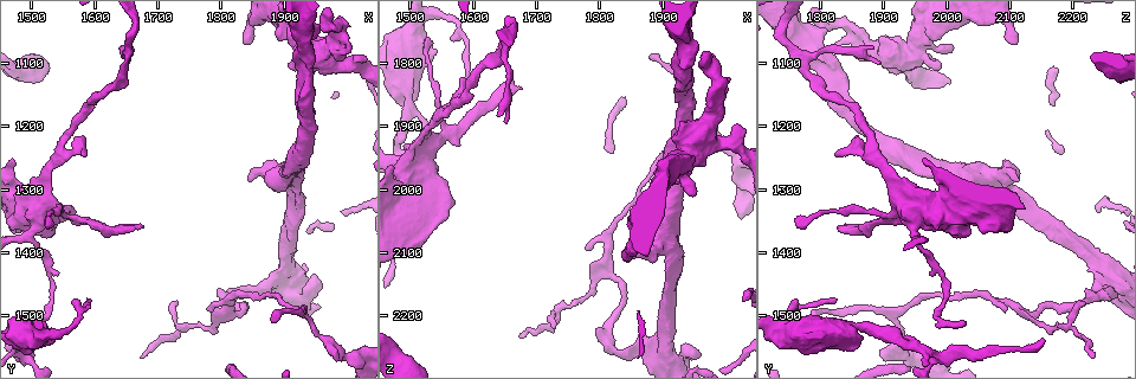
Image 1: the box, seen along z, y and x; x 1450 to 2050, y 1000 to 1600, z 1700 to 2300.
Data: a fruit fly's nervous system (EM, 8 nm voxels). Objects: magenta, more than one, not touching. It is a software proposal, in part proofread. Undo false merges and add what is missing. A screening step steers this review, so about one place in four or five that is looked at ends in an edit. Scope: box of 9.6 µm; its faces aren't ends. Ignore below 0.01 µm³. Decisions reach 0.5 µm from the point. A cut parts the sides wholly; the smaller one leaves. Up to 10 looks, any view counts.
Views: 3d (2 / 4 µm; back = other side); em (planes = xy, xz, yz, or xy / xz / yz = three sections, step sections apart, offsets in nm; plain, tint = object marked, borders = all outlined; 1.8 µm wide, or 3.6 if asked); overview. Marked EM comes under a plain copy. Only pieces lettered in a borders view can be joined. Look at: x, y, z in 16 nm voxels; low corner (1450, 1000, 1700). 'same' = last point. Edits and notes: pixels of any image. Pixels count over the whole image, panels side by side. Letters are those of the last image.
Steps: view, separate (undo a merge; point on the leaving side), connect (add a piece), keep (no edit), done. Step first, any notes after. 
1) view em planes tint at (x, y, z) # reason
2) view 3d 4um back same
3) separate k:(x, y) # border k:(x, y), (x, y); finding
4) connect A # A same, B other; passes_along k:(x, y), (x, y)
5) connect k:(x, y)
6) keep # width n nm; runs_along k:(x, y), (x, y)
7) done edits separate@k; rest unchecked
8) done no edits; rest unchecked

view em xy step 4 borders at (1840, 1070, 2110) # free end

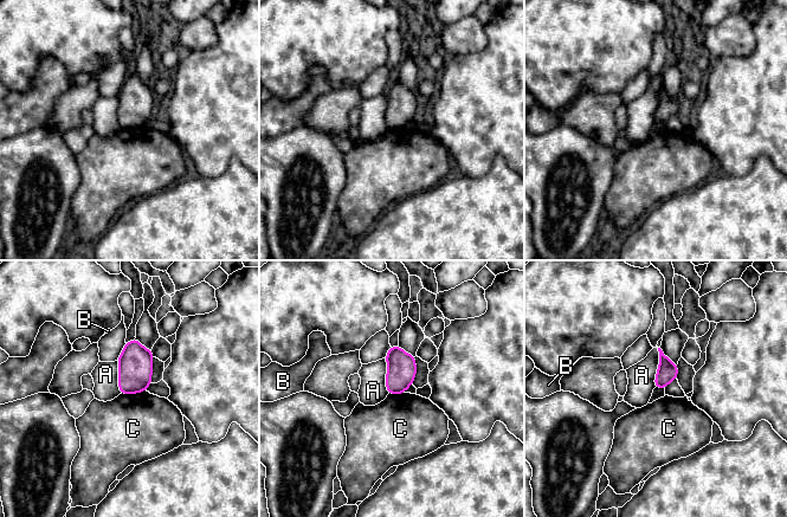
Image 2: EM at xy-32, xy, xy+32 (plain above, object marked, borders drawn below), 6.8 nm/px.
view em xz step 4 borders same # cut it another way

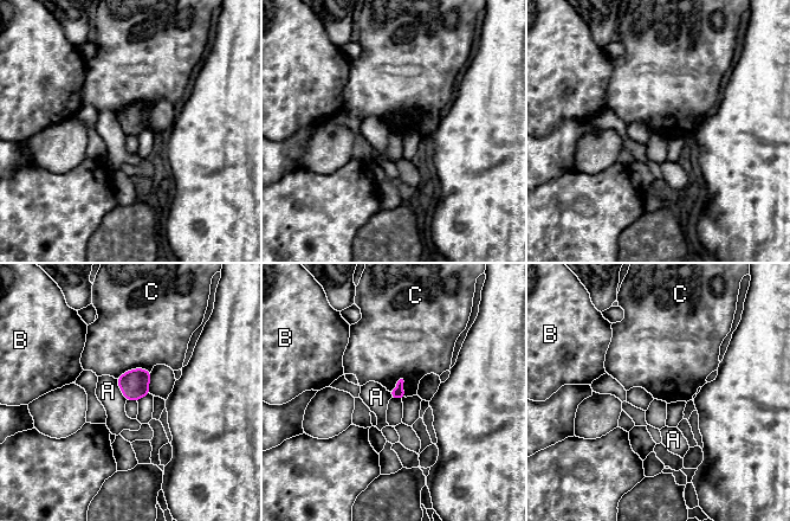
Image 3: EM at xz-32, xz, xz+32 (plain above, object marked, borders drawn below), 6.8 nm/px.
keep # A other, B other, C other; border 3:(400, 378), (406, 397); none of them fits

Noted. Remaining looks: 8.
view em 3.6um yz step 4 tint at (1675, 1355, 1835) # an open end

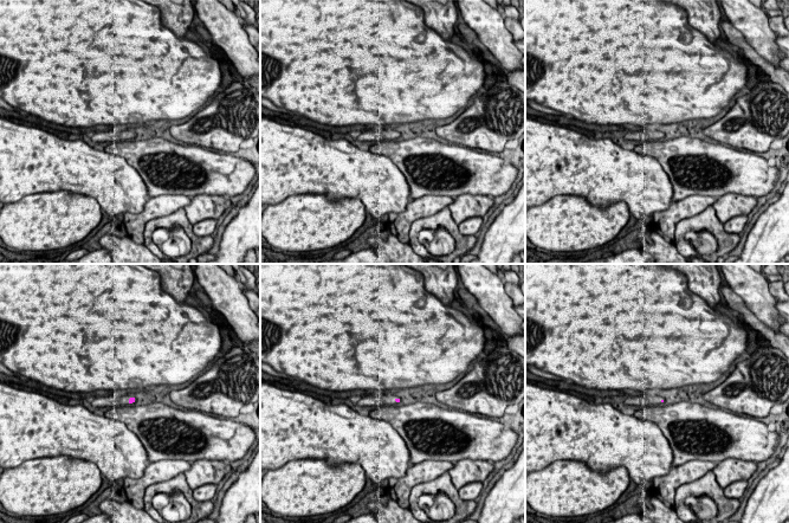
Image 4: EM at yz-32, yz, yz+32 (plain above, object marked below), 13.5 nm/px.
view em 3.6um planes borders same

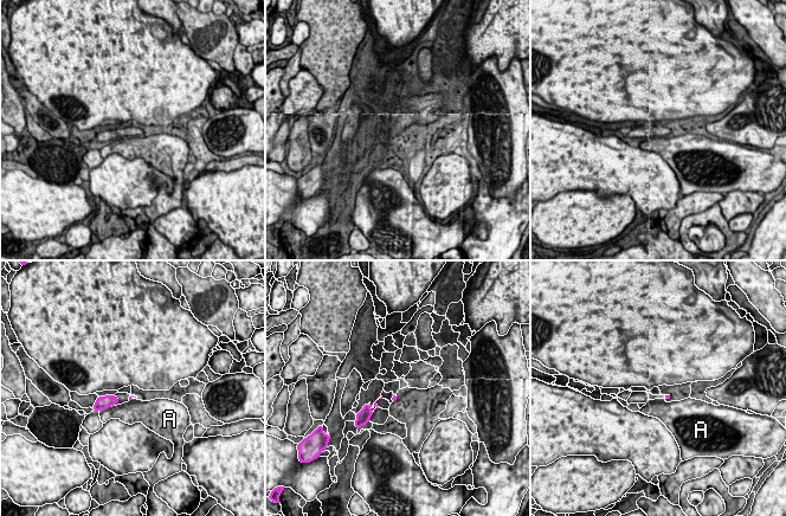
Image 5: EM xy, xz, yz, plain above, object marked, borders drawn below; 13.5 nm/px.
keep # longest_contact A 160 nm; A other; none of them fits

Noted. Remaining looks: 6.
view 3d 2um at (1830, 1500, 2140) # three arms meet

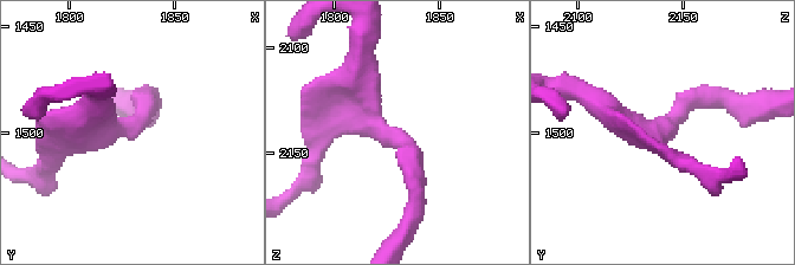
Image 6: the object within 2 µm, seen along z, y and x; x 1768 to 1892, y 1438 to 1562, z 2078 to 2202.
view em planes tint at (1829, 1496, 2143) # now the EM

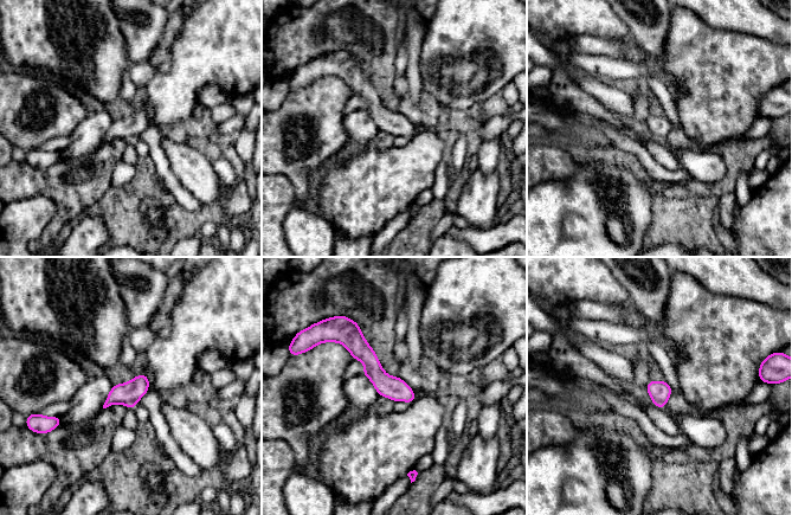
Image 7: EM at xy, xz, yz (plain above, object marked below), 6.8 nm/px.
view em planes borders same # what lies round it

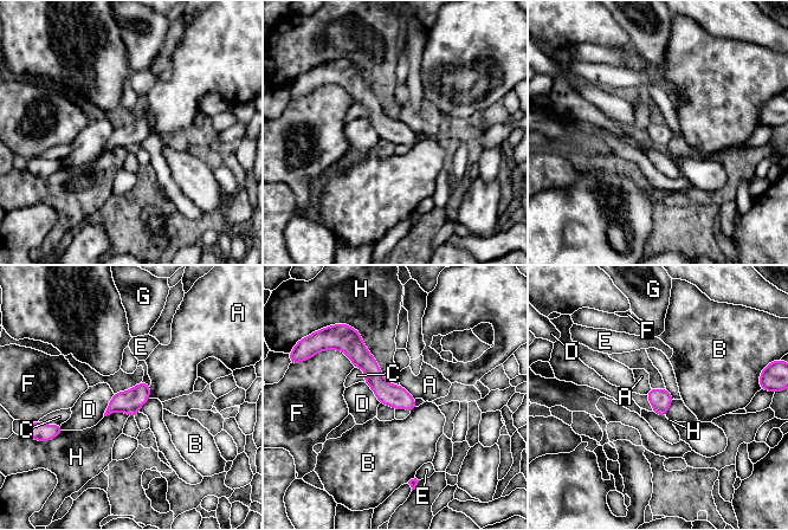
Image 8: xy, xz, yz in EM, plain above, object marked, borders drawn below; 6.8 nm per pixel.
keep # width 140 nm; A other, B other, C other, D other, E other, F other, G other, H other; continuous, no second neuron

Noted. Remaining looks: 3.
view em 3.6um xy step 16 tint at (1495, 1525, 1885) # branch point

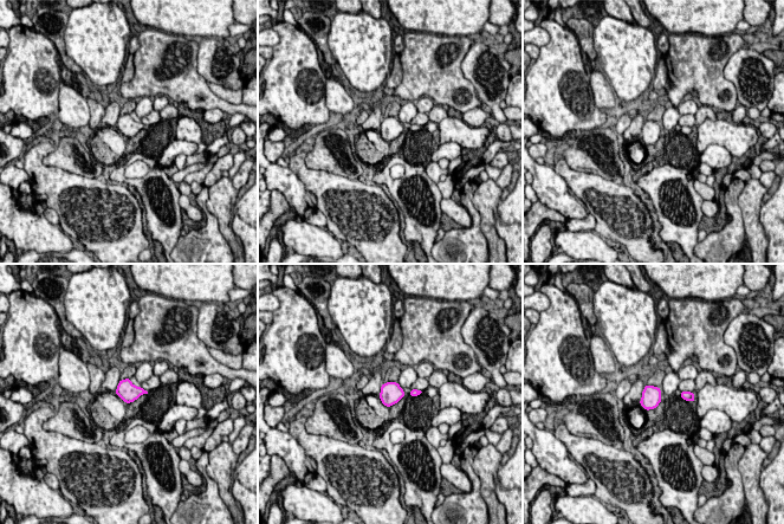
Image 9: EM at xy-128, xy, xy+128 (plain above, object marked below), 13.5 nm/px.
view em 3.6um planes tint same

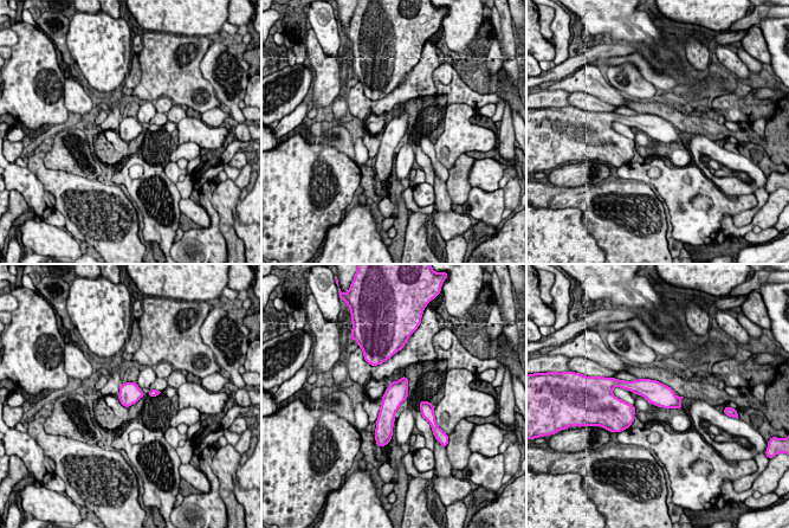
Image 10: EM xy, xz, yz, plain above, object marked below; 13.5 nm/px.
view em 3.6um planes borders same

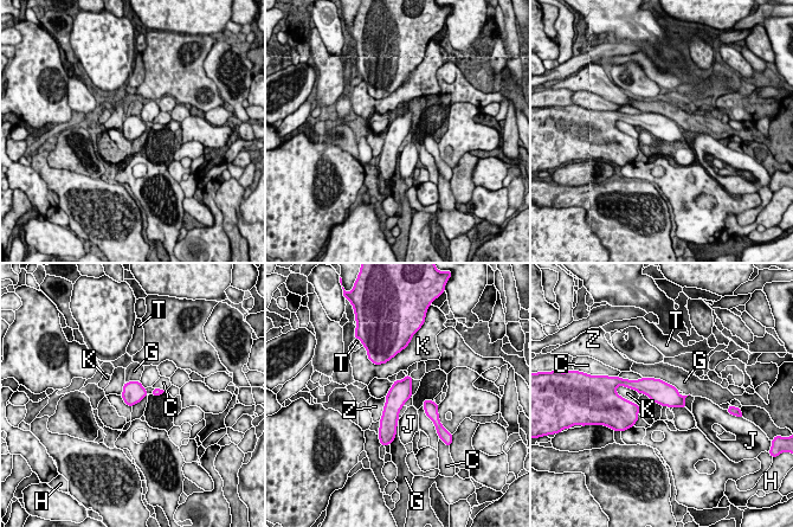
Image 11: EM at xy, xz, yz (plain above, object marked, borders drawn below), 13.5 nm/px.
keep # width 300 nm; C other, G other, H other, J other, K other, T other, Z other; border 11:(386, 397), (382, 415), (379, 419); continuous, no second neuron

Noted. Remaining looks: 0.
done no edits; rest unchecked

